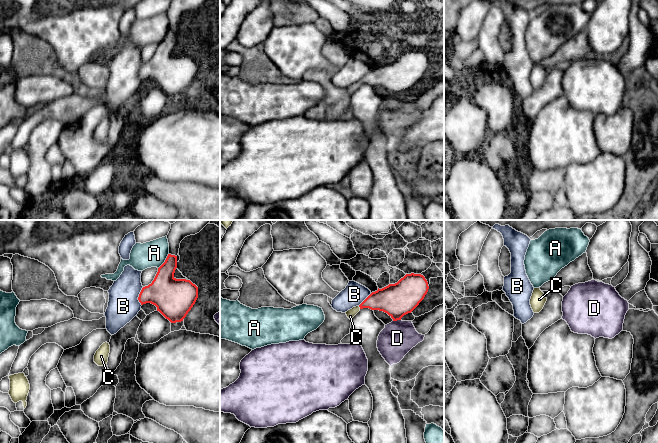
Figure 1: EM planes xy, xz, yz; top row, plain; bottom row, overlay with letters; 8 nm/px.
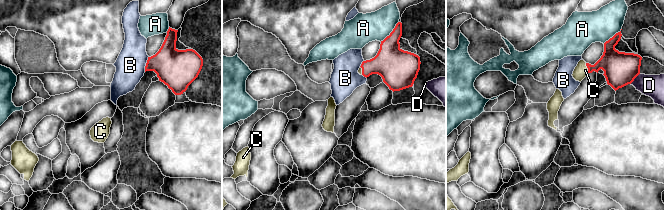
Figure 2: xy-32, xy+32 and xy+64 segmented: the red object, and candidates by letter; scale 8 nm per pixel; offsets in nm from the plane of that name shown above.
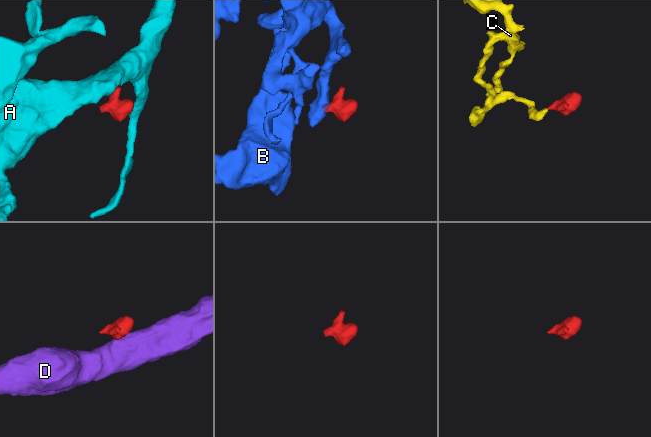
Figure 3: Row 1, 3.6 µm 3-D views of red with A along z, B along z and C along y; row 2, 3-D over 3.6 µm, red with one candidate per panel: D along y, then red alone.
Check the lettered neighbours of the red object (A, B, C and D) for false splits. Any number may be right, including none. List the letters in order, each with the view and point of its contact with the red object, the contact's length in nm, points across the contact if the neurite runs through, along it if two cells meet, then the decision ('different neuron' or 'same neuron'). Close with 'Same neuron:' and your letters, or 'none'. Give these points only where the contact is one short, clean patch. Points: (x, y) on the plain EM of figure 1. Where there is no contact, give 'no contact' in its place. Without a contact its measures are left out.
A: xy (165, 37) | 150 nm | along xy (168, 29), (165, 37), (158, 44) | different neuron
B: xy (139, 72) | 150 nm | along xy (143, 63), (138, 73), (141, 81) | different neuron
C: xz (359, 82) | 30 nm | across xz (389, 75), (376, 76), (359, 82), (351, 89) | same neuron
D: xz (396, 96) | 70 nm | along xz (400, 95), (393, 97) | different neuron
Same neuron: C

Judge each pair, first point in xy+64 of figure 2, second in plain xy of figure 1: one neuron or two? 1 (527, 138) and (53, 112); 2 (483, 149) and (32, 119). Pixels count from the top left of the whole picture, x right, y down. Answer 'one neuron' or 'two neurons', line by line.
1: two neurons
2: two neurons

